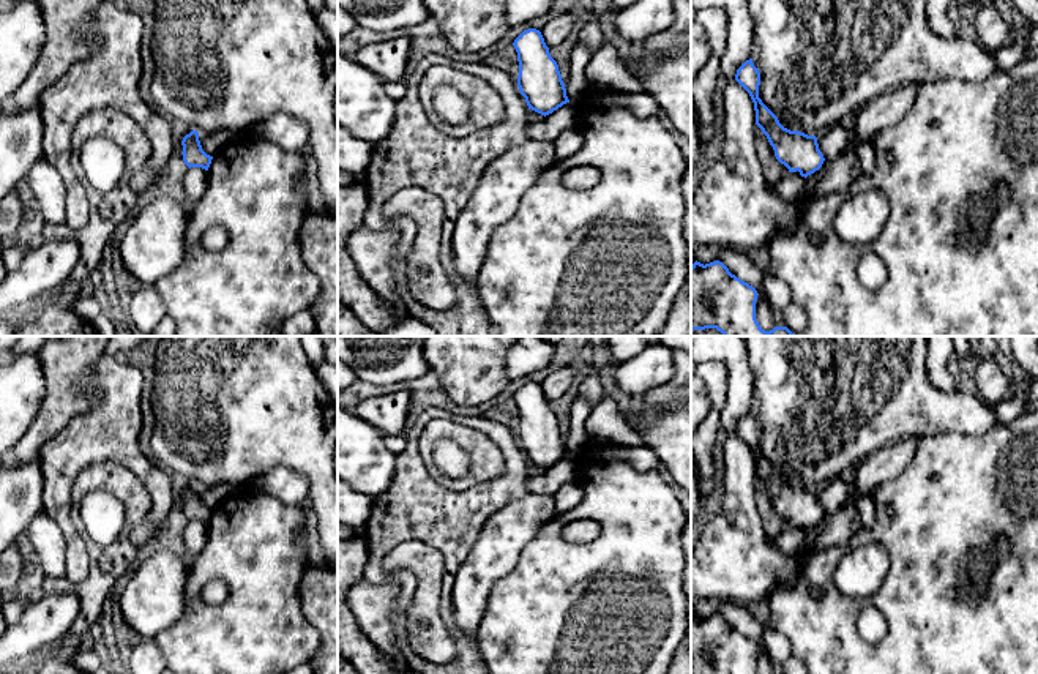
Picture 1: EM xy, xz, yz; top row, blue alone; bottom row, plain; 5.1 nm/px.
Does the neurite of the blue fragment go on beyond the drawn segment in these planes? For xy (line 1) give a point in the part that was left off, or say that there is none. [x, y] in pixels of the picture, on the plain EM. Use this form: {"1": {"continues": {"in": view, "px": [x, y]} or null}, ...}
{"1": {"continues": null}}

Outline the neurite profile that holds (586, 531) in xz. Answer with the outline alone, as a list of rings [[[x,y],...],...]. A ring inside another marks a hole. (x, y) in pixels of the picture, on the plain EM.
[[[592,519],[569,522],[562,532],[563,540],[573,545],[590,543],[599,535],[601,527],[596,521]]]

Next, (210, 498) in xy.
[[[221,483],[210,489],[199,486],[199,494],[200,494],[202,504],[207,508],[213,510],[224,497],[227,497],[229,494],[232,494],[238,489],[240,489],[240,486],[237,486],[237,485]]]

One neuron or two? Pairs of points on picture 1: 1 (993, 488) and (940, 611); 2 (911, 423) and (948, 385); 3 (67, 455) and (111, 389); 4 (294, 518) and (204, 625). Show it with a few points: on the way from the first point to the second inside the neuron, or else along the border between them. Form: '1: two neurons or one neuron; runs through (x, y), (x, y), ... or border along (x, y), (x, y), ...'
1: one neuron; runs through (993, 518), (993, 550), (967, 575), (967, 581)
2: two neurons; border along (926, 357), (929, 381), (940, 390), (958, 393)
3: one neuron; runs through (82, 439), (111, 411), (111, 404)
4: one neuron; runs through (265, 546), (261, 551), (261, 578), (232, 606)

